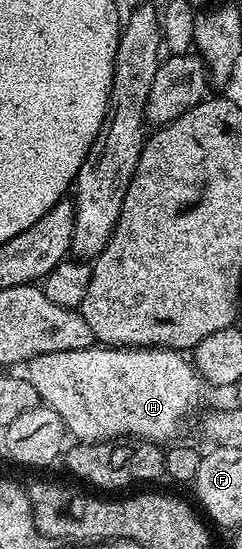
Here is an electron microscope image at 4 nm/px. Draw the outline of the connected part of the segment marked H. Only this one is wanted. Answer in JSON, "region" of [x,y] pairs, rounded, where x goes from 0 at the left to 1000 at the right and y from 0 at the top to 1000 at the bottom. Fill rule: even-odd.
{"region":[[[388,627],[351,638],[298,638],[293,641],[194,641],[153,645],[112,661],[112,687],[128,699],[145,699],[145,714],[161,714],[174,734],[219,741],[227,750],[260,765],[273,785],[289,792],[306,791],[318,805],[434,805],[446,798],[607,798],[620,805],[653,809],[698,809],[748,783],[748,774],[764,769],[764,760],[798,747],[798,738],[831,725],[839,698],[826,681],[814,679],[810,667],[760,643],[723,638],[674,638],[661,634],[455,634],[413,627]]]}

